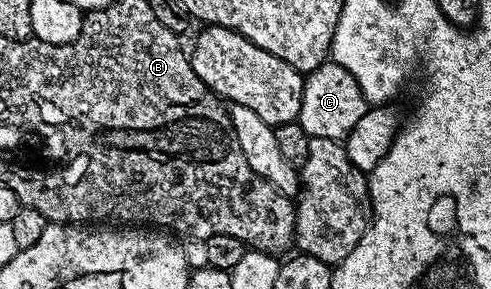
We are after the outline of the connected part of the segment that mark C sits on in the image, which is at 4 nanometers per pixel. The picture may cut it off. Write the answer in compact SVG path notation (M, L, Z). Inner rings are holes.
M328 59L314 71L306 74L303 82L303 99L299 112L299 125L308 137L324 137L342 142L357 127L361 115L368 111L369 103L357 79L345 67L341 67L333 59Z

